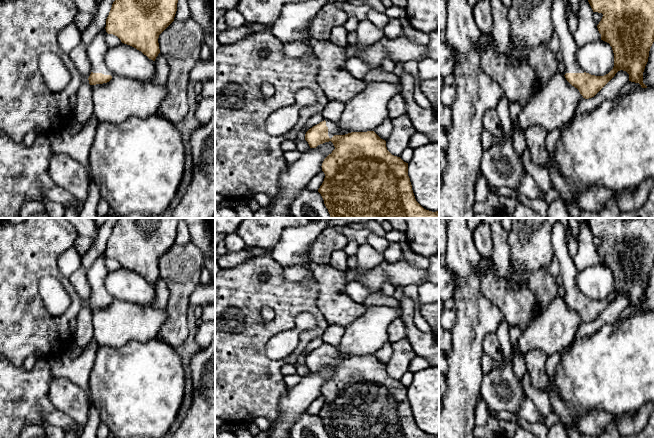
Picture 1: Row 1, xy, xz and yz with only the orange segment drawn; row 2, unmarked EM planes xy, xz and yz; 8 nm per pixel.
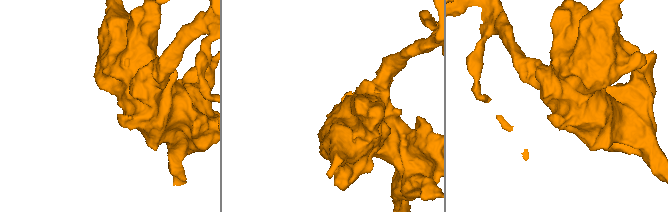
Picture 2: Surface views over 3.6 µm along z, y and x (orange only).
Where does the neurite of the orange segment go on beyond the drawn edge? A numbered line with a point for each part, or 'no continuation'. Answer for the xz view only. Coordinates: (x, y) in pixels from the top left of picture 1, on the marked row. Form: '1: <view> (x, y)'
1: xz (333, 130)

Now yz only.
1: yz (568, 48)

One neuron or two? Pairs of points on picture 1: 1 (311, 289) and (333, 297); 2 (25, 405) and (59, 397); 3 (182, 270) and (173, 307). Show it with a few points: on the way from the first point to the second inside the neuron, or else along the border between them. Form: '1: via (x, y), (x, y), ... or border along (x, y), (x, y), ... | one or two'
1: border along (314, 279), (317, 285), (316, 306), (323, 314) | two
2: border along (54, 378), (49, 386), (49, 399), (67, 415) | two
3: via (181, 279), (178, 298) | one

